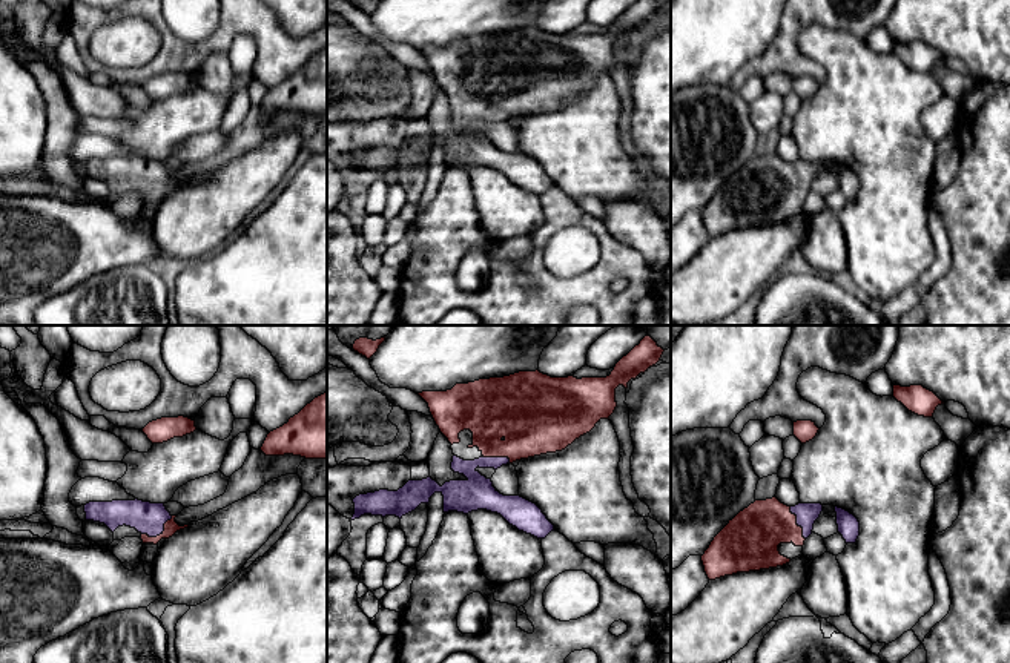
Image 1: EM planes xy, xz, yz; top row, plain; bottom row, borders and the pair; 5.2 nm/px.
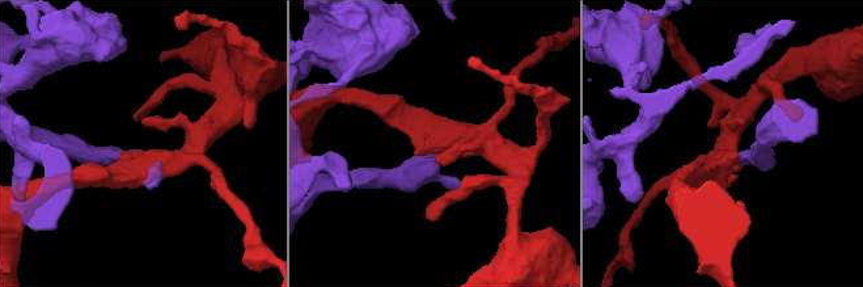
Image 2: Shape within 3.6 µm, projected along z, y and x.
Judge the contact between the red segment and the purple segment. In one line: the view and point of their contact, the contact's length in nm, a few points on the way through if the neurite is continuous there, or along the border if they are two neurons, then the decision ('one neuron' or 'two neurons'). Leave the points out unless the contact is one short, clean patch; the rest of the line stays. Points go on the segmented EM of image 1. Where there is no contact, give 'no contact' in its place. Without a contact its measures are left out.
meets red in xy at (160, 534); contact 190 nm long; runs through xy (171, 527), (160, 534), (146, 517); one neuron

